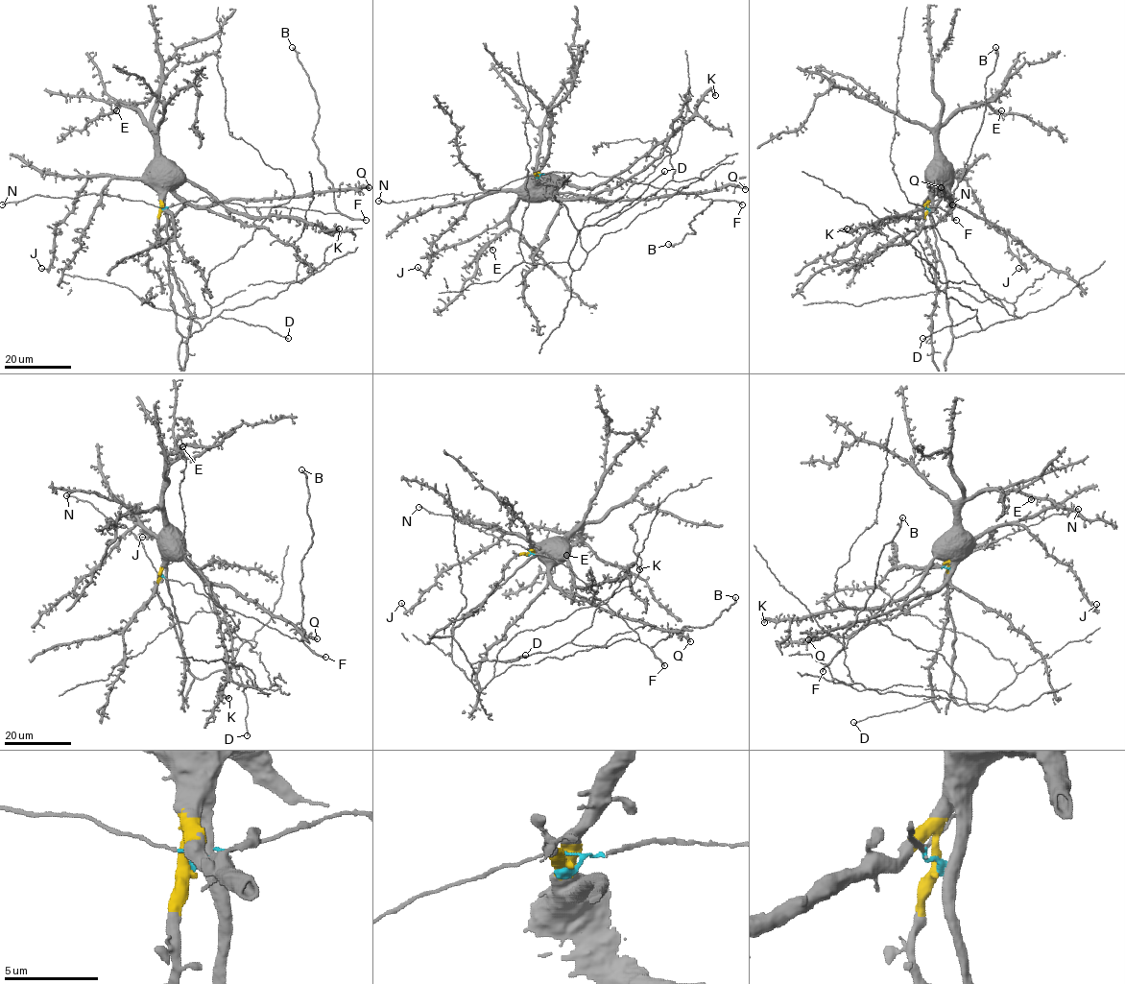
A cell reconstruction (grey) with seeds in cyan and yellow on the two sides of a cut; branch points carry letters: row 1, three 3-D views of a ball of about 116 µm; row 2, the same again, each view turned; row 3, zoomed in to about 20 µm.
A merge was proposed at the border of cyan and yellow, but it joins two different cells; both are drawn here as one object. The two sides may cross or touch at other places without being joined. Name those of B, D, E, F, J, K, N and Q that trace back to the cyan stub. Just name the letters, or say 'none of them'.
B, F, N

